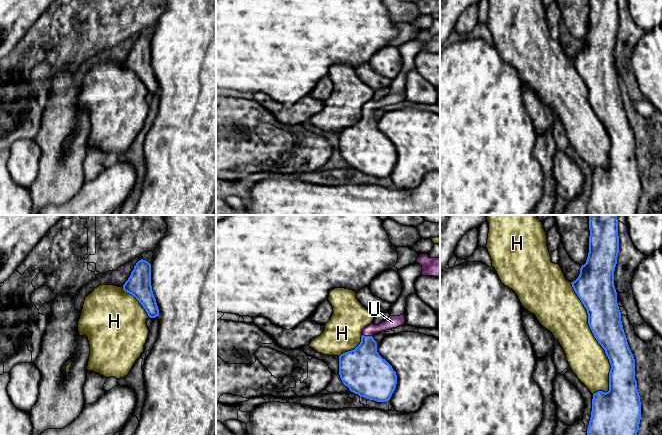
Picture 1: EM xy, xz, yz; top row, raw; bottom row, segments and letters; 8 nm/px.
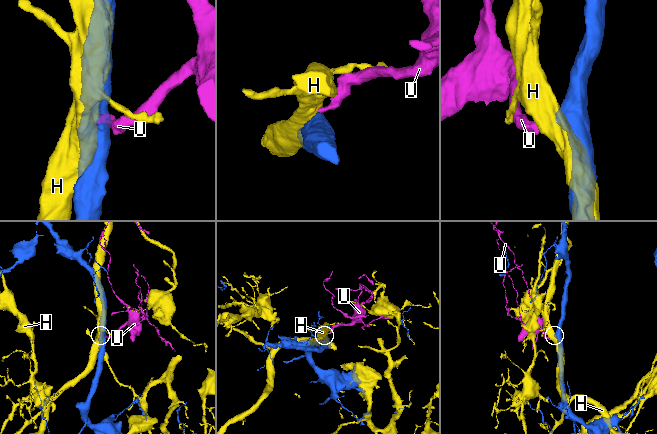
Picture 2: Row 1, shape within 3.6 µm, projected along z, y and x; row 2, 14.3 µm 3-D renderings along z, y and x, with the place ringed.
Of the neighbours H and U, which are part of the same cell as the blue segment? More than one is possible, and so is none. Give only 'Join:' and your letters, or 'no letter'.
Join: U

